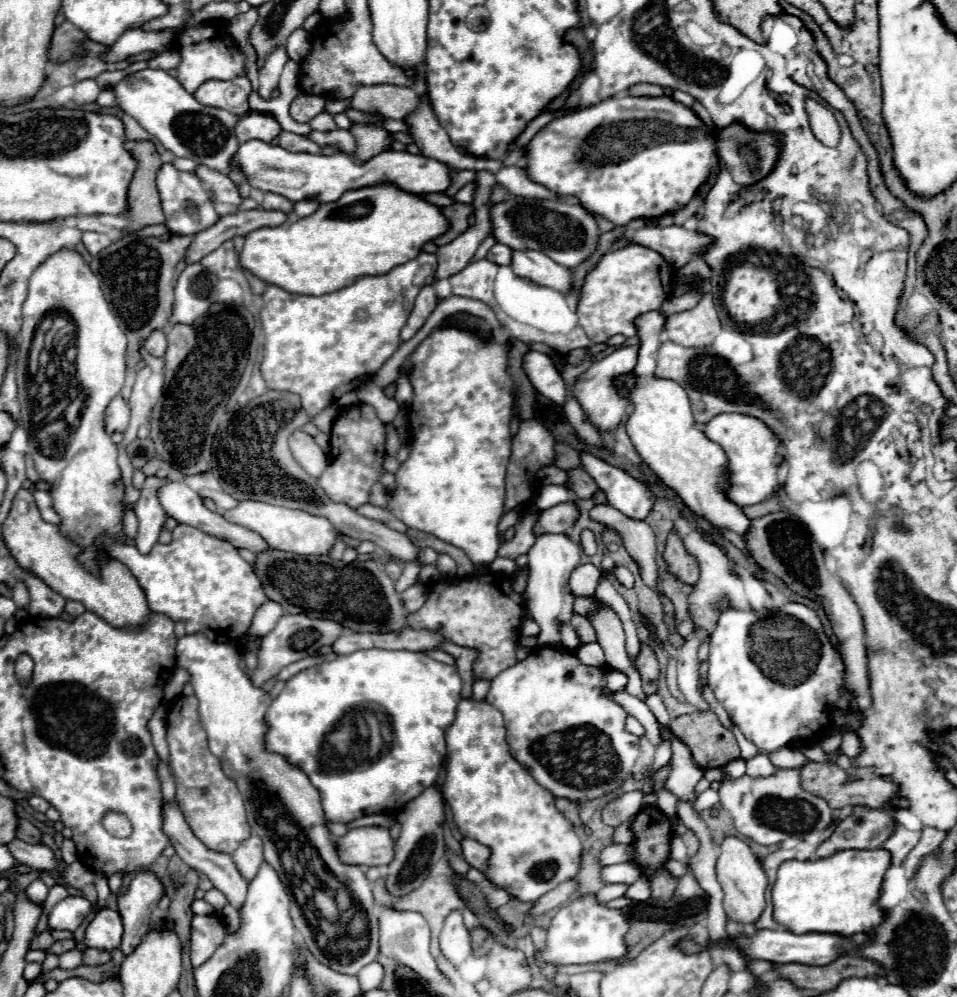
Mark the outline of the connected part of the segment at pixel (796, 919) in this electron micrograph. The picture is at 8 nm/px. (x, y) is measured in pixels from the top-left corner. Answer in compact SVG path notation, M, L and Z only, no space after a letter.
M882 848L876 850L844 850L818 860L786 860L778 866L772 886L772 918L794 934L822 932L854 936L866 934L884 920L878 906L882 878L888 870L890 856Z

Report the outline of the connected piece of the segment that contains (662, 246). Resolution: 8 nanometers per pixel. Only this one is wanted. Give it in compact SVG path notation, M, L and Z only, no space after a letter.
M642 226L634 232L632 244L646 246L656 250L668 264L682 268L688 264L692 254L698 254L700 248L708 246L708 236L700 236L692 228L684 226Z

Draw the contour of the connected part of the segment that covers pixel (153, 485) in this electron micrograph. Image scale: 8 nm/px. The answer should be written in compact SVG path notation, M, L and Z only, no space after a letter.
M148 476L144 488L140 490L140 498L132 504L132 510L138 518L138 534L134 542L140 554L148 554L152 550L152 546L158 542L158 534L166 520L166 512L160 508L160 502L156 500L156 488L160 488L164 480L168 478Z

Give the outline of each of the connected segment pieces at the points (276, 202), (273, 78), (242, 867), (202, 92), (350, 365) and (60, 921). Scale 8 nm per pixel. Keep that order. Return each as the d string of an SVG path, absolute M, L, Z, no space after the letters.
M266 194L262 200L262 208L264 210L282 210L282 212L292 212L292 202L280 194Z
M284 46L276 48L268 56L264 68L260 70L260 88L258 88L258 96L260 98L270 100L270 94L278 86L278 78L280 78L280 72L282 72L282 66L286 64L286 60L288 60L288 54L286 54Z
M252 834L248 840L244 840L244 844L240 844L240 848L232 854L232 860L238 866L238 870L244 876L244 880L252 880L256 876L260 864L264 862L260 836Z
M238 76L234 80L208 80L196 92L194 98L204 106L224 108L232 114L242 116L248 106L248 94L252 92L250 80L246 76Z
M420 252L414 260L396 266L384 276L364 276L352 286L322 296L290 294L280 286L268 286L262 294L264 306L260 310L260 322L266 336L260 374L266 380L268 388L298 394L302 398L302 408L306 410L306 414L318 416L328 408L328 404L334 404L346 392L356 390L360 384L368 382L402 344L400 330L422 286L434 280L434 272L436 256Z
M66 896L60 900L48 916L48 928L74 932L92 910L92 904L84 896Z

